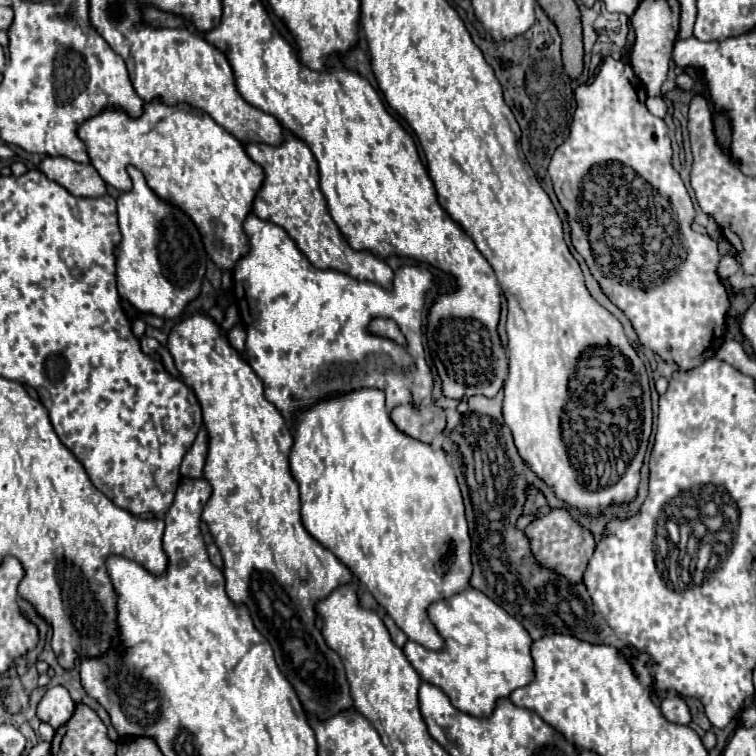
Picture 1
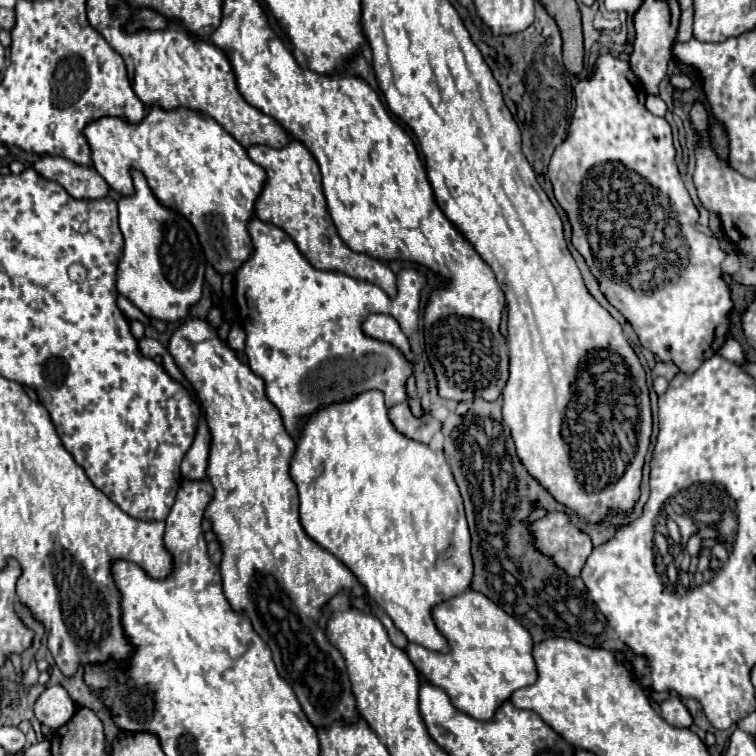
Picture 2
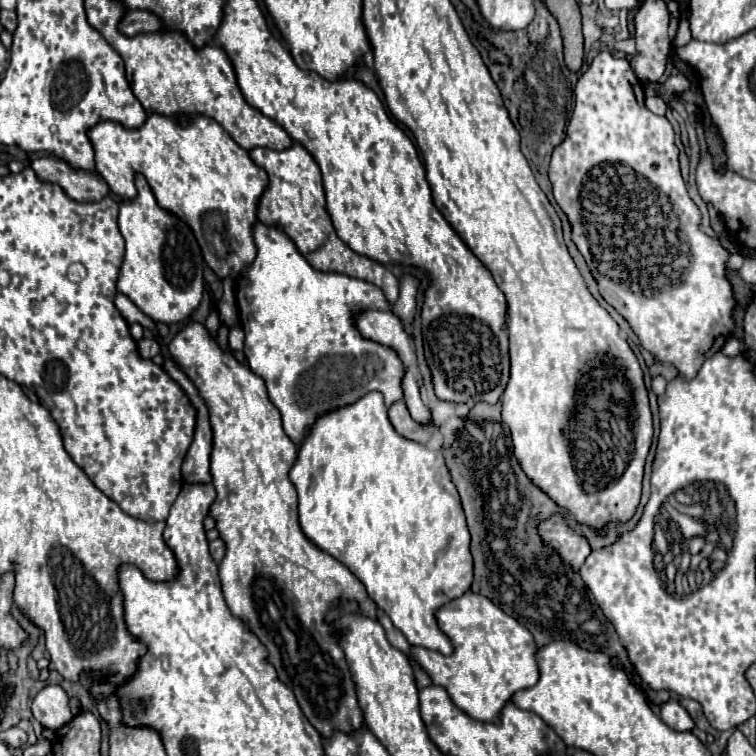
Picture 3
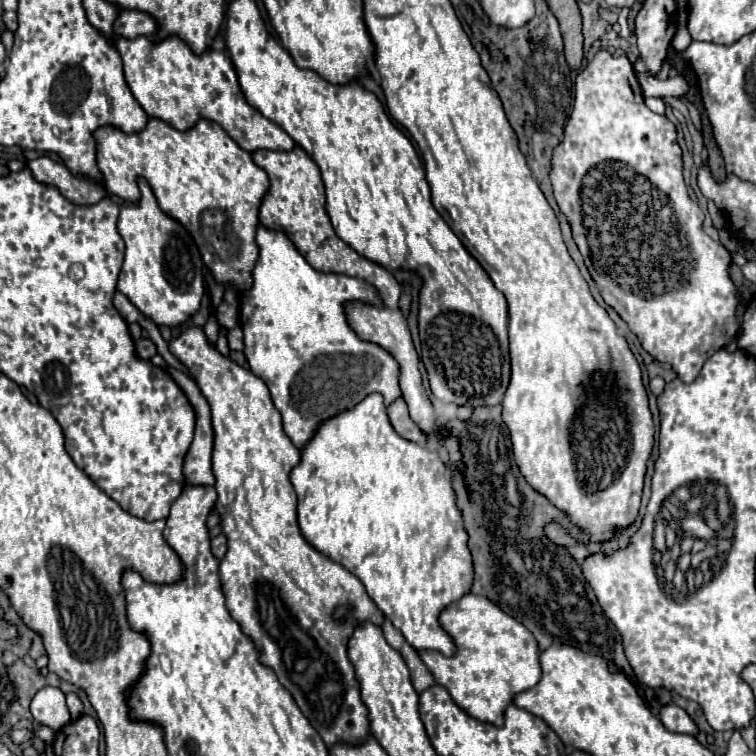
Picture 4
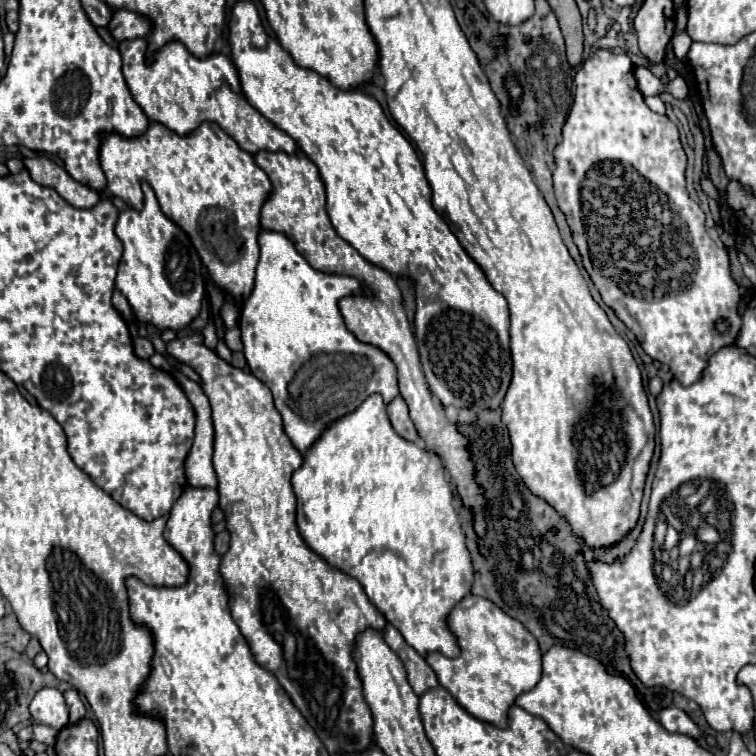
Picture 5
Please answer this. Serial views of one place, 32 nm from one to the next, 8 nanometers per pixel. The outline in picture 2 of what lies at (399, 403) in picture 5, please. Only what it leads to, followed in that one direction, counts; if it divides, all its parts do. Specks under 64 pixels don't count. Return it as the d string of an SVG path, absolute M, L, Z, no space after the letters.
M406 402L396 404L390 410L390 420L398 432L402 432L404 436L418 440L422 444L428 444L432 440L432 436L442 430L442 422L436 420L428 410L424 410L422 416L414 416Z

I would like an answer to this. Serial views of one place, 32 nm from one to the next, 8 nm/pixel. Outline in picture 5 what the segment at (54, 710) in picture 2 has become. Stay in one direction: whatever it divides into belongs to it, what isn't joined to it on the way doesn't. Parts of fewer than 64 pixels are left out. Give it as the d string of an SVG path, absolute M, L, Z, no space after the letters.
M42 688L30 704L30 714L38 724L62 730L68 724L68 706L64 702L64 694L56 688Z

